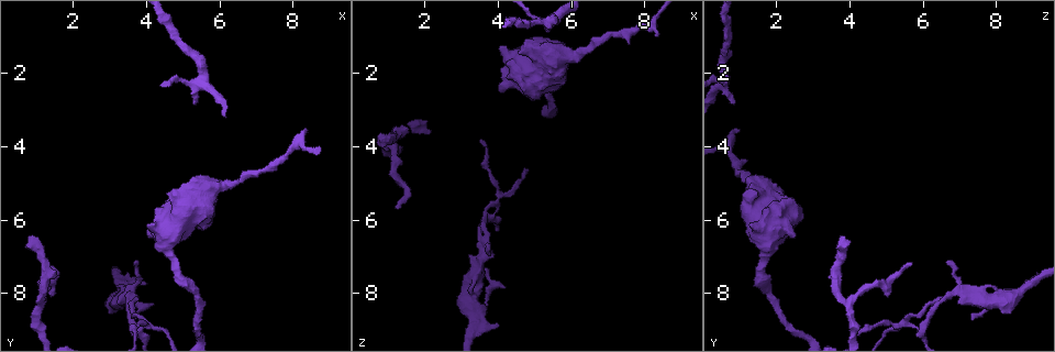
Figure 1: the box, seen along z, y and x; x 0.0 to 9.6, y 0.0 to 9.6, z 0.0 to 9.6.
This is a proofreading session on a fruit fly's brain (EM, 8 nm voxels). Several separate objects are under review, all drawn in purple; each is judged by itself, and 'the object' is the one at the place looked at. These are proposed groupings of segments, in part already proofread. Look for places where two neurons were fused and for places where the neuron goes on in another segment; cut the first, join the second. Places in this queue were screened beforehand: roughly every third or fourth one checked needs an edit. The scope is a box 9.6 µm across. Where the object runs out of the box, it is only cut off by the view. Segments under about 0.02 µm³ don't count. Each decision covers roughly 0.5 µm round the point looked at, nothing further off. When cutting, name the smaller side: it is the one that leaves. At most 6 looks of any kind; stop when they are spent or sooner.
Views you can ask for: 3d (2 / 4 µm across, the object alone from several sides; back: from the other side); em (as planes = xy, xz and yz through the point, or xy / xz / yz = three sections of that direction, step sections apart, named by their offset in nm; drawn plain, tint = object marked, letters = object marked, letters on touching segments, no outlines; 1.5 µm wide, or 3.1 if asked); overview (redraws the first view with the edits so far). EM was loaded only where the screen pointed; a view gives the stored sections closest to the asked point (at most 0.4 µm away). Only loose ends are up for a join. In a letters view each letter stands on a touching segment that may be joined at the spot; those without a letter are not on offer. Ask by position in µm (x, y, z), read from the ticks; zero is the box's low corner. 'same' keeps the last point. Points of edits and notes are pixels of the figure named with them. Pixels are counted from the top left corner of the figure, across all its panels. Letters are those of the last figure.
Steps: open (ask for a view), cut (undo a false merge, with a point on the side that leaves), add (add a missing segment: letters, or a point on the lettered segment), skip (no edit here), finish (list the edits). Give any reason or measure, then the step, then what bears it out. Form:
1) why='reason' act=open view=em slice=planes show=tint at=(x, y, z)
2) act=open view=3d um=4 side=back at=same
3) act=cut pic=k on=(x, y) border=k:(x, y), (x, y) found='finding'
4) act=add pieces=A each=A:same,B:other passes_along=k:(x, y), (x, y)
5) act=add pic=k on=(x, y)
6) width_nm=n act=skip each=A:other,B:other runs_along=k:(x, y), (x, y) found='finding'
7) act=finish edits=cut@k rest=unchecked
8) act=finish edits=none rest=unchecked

why='free end' act=open view=3d um=4 side=back at=(5.55, 6.10, 2.40)

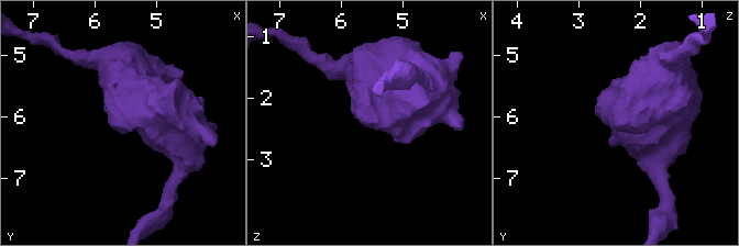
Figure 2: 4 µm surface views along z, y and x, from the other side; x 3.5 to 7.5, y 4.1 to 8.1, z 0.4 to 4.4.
act=open view=em slice=planes show=letters at=(5.60, 6.15, 2.45)

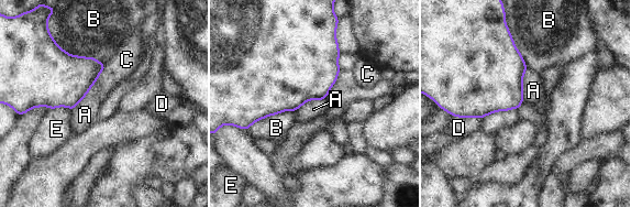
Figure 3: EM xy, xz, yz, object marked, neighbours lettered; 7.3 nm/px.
act=skip each=A:other,B:other,C:other,D:other,E:other found='no lettered segment goes on from it'

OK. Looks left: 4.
why='branch stops here' act=open view=em slice=xy step=8 show=tint at=(5.30, 2.85, 0.75)

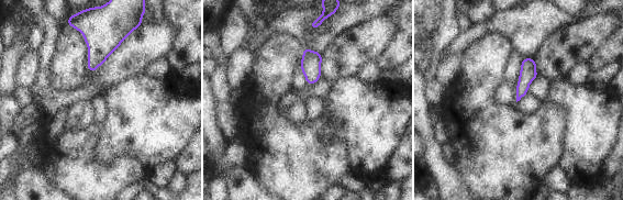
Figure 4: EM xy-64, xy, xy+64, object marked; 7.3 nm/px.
why='cut it another way' act=open view=em slice=planes show=letters at=same

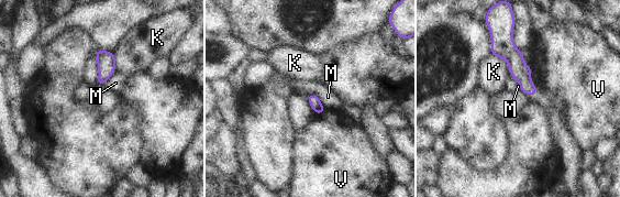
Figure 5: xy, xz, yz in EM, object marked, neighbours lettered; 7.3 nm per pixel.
act=skip each=K:other,M:other,V:other border=5:(308, 94), (314, 94), (325, 108) found='no lettered segment goes on from it'

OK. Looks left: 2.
why='branch stops here' act=open view=em slice=planes show=letters at=(1.20, 7.25, 5.65)

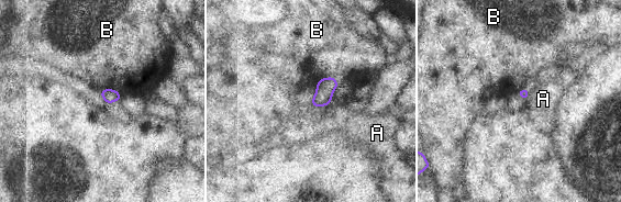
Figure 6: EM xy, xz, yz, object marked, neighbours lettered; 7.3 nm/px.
act=skip each=A:other,B:other border=6:(331, 101), (325, 105), (311, 107) found='no lettered segment goes on from it'

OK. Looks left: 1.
act=finish edits=none rest=unchecked

